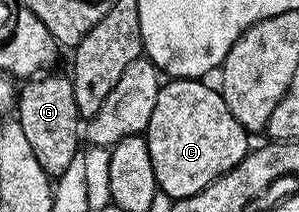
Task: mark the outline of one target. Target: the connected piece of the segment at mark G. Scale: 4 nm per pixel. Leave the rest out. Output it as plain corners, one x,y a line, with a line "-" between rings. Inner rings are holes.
40,74
28,79
24,88
20,87
17,92
17,108
19,112
17,119
21,122
21,130
25,130
25,138
29,141
30,148
37,158
37,163
41,165
41,170
52,178
58,178
65,174
69,162
73,162
75,155
81,152
81,117
77,110
77,98
73,98
73,86
71,85
70,75
51,76
55,74

